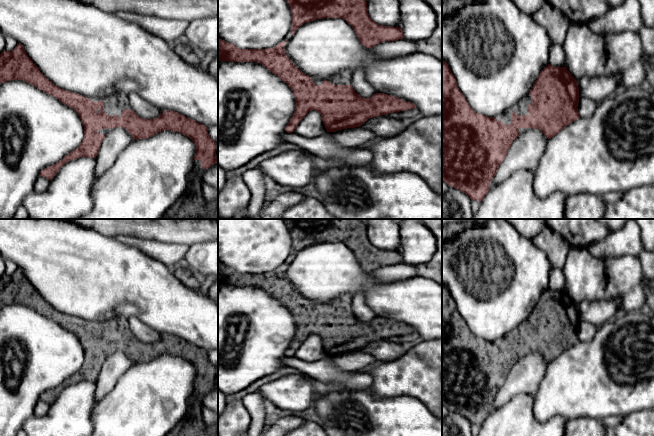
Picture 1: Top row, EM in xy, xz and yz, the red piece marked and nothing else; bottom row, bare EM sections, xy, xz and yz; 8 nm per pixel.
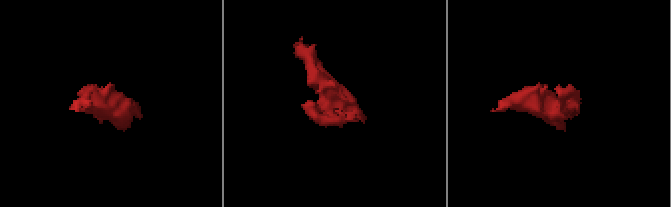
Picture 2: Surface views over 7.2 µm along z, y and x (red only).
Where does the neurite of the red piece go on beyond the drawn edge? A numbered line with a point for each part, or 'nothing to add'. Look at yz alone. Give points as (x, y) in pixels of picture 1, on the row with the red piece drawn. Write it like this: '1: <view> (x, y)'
1: yz (521, 108)

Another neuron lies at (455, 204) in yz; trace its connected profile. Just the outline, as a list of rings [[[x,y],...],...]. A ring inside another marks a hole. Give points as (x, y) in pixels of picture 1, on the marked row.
[[[442,181],[442,219],[473,219],[469,196]]]

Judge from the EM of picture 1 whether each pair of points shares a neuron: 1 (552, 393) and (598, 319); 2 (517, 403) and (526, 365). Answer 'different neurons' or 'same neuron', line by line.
1: different neurons
2: different neurons

